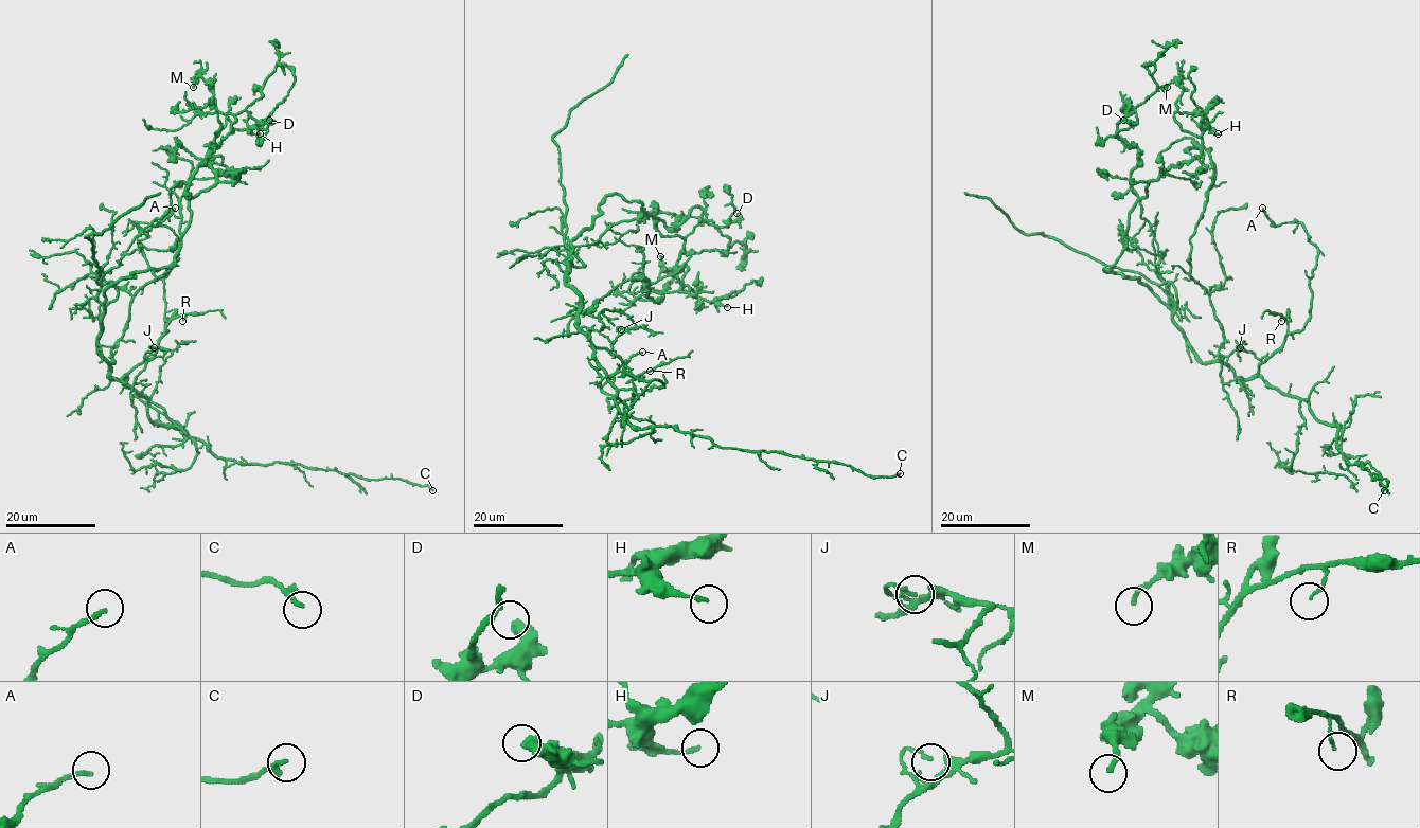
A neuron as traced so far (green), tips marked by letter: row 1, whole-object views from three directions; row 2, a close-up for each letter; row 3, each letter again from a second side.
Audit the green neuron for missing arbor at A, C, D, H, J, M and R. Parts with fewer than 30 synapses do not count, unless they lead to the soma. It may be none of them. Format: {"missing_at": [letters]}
{"missing_at": []}

